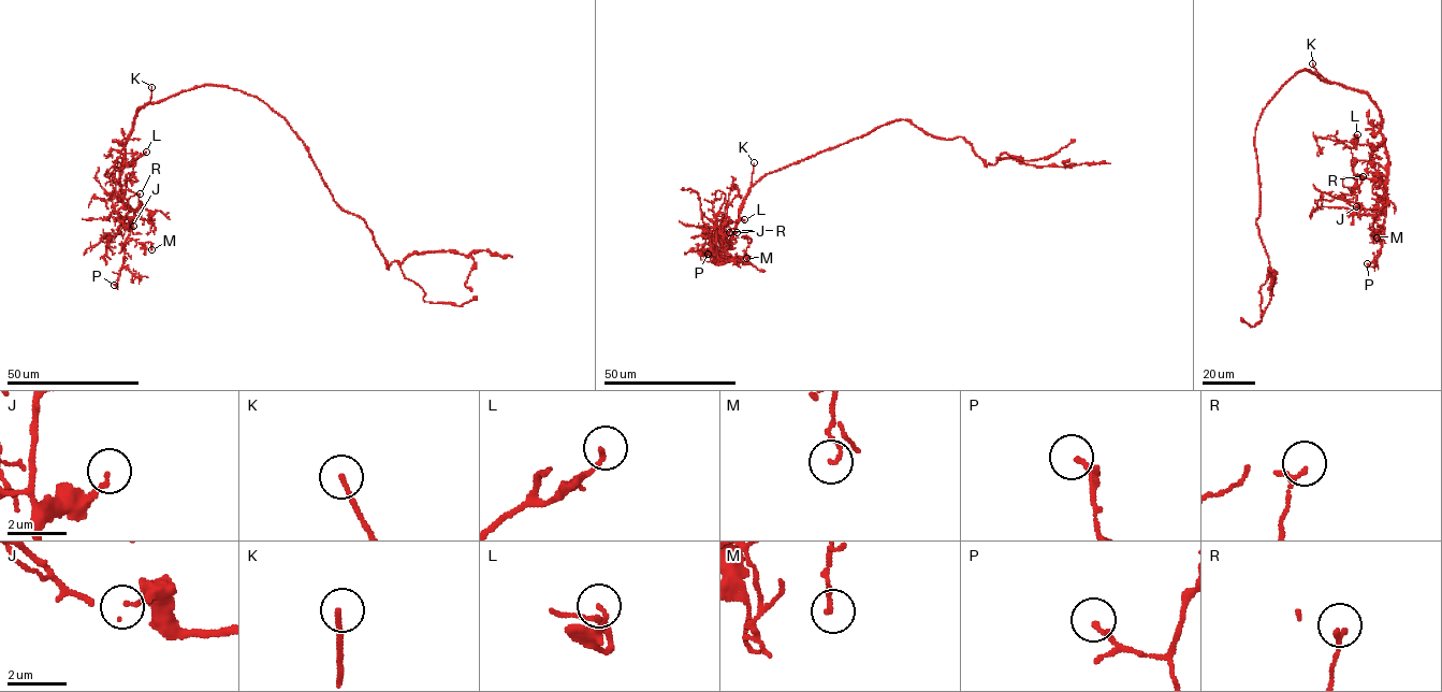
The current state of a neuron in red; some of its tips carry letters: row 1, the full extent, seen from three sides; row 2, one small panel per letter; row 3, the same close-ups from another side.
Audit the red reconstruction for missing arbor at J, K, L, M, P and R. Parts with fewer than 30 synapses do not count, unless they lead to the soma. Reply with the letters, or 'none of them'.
K

